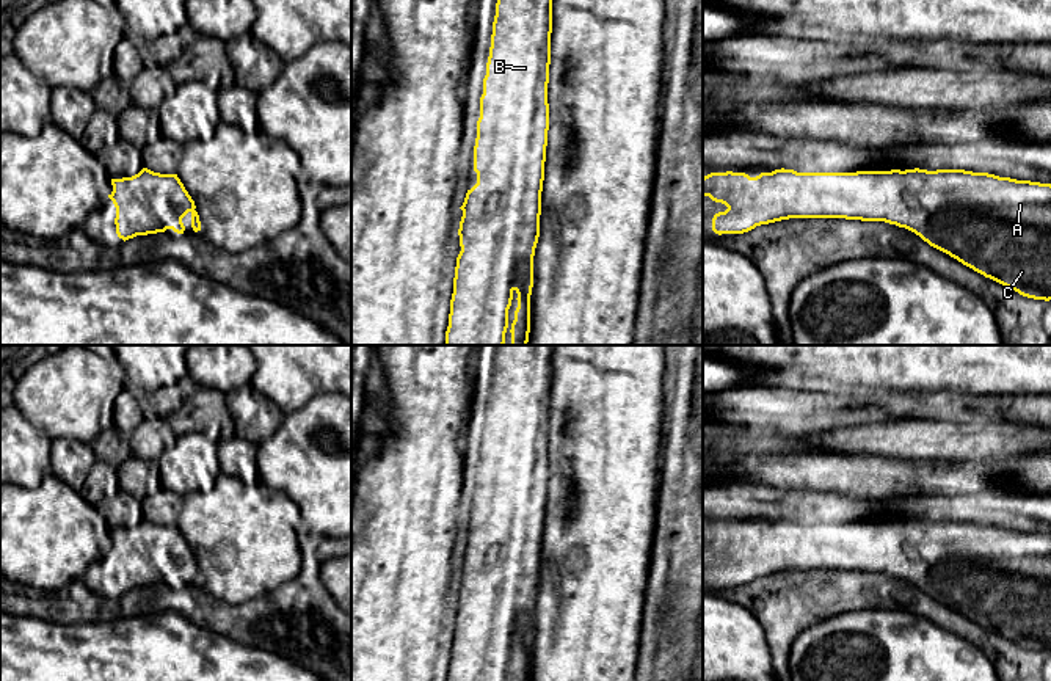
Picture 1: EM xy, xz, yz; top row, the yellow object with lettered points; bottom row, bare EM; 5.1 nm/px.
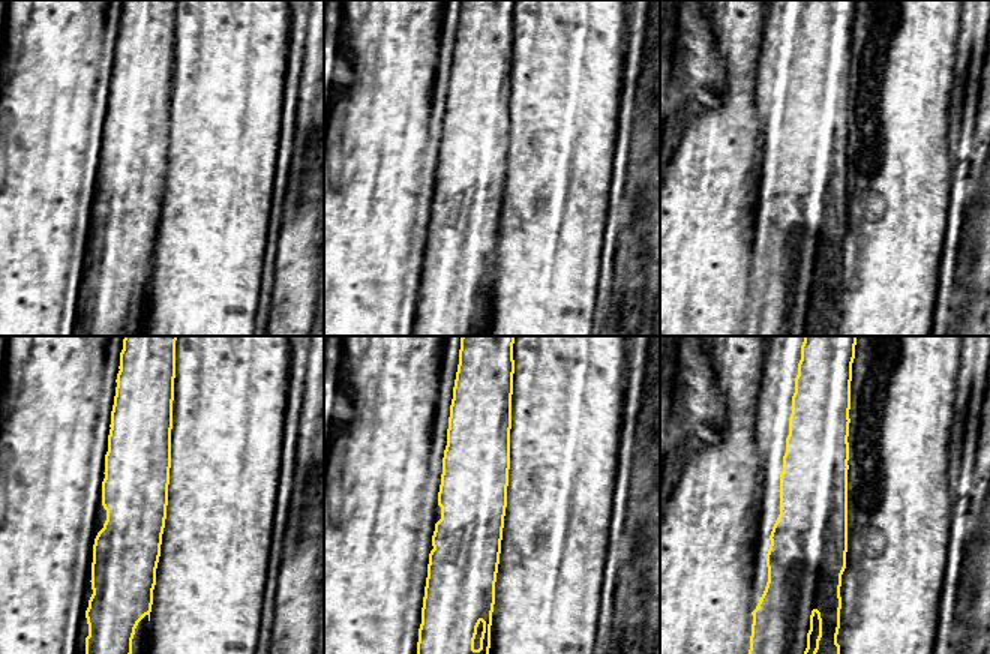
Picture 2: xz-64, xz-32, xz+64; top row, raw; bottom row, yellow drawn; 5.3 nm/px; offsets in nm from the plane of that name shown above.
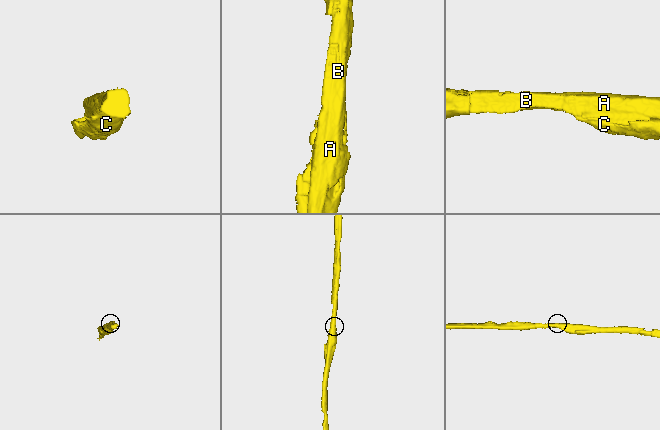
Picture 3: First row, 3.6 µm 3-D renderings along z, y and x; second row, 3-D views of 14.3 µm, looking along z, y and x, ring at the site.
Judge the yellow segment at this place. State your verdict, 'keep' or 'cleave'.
keep

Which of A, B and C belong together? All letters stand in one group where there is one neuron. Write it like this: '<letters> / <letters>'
A B C

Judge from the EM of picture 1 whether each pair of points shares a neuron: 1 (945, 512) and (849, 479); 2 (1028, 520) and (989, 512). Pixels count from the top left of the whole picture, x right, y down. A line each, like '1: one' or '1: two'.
1: two
2: one

